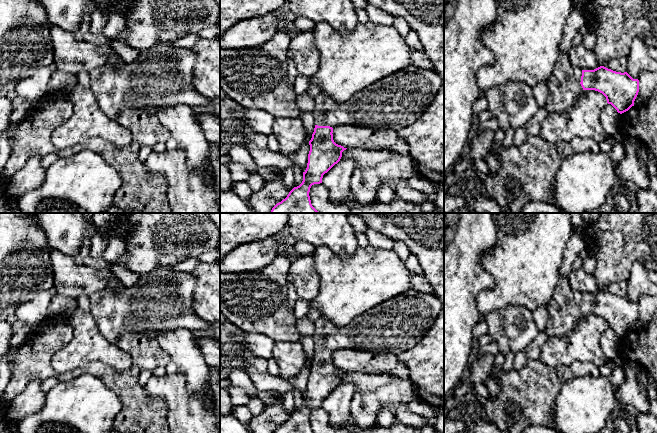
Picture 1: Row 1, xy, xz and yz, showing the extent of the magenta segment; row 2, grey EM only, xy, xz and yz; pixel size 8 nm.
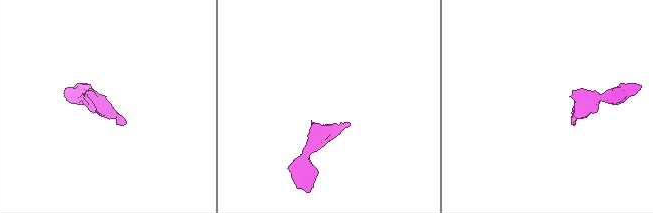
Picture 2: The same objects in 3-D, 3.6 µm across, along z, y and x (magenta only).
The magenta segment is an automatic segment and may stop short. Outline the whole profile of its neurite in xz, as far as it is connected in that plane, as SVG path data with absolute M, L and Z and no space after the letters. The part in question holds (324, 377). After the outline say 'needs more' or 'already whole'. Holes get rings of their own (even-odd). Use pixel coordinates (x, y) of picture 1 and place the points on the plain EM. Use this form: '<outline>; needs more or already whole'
M411 288L352 319L343 327L336 326L326 317L318 318L314 321L312 337L315 352L309 365L310 375L307 392L303 396L303 405L272 433L315 433L309 420L311 410L322 407L323 399L340 385L342 376L347 373L334 366L332 358L334 351L352 349L398 355L410 350L427 334L438 318L440 310L441 303L434 295Z; needs more

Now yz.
M569 276L558 280L552 299L547 303L548 319L546 329L549 337L568 336L585 314L595 314L602 317L618 337L622 338L634 330L639 316L639 304L633 303L627 296L621 297L600 290L594 294L581 294L574 291L569 284Z; needs more

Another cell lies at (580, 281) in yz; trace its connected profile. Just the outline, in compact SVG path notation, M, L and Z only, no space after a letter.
M583 268L572 270L569 284L574 291L581 294L594 294L601 290L595 275L588 274Z

